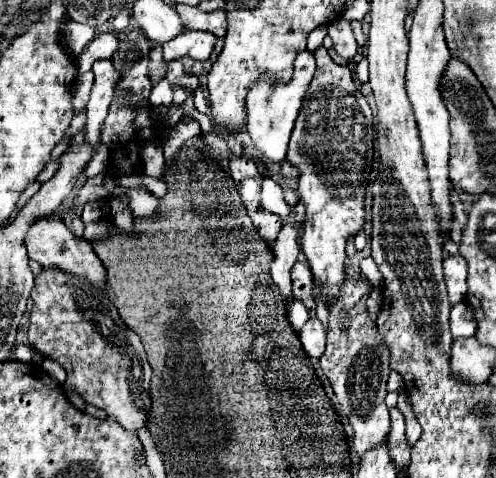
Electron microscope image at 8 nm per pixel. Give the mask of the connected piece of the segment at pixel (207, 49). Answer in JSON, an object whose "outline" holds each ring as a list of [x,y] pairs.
{"outline":[[[197,30],[181,32],[179,38],[171,40],[171,44],[163,46],[163,56],[167,62],[179,60],[183,56],[203,62],[203,60],[209,60],[209,56],[215,48],[215,42],[217,42],[217,38],[211,32],[197,32]]]}

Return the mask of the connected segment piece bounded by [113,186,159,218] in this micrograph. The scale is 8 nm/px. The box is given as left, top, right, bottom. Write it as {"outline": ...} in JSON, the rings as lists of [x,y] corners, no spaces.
{"outline":[[[115,188],[113,196],[119,196],[119,194],[127,194],[129,196],[129,204],[131,204],[131,210],[135,214],[135,218],[141,218],[141,216],[151,216],[151,212],[155,212],[155,208],[159,206],[159,198],[145,192],[145,190],[137,190],[137,188]]]}

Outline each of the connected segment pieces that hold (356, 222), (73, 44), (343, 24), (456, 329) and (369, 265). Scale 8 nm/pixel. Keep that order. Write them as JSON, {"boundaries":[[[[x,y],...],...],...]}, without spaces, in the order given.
{"boundaries":[[[[323,46],[313,54],[317,72],[295,122],[287,162],[301,172],[297,194],[307,206],[301,248],[313,276],[323,286],[323,302],[331,304],[331,298],[339,296],[345,280],[347,238],[363,228],[363,200],[373,162],[373,114],[365,96],[355,86],[349,66],[335,64]]],[[[67,13],[61,21],[60,29],[64,34],[67,46],[73,50],[75,56],[79,56],[85,50],[85,46],[93,40],[93,34],[95,34],[91,26],[83,26],[83,24],[73,22]]],[[[345,18],[341,20],[335,20],[327,26],[329,30],[329,36],[333,38],[333,50],[341,56],[341,58],[347,58],[347,60],[353,60],[353,56],[357,54],[357,40],[355,40],[355,34],[349,26],[349,22]]],[[[459,302],[451,308],[451,334],[453,338],[459,336],[473,336],[477,332],[477,320],[467,302]]],[[[367,256],[367,258],[363,258],[361,260],[361,274],[373,284],[373,286],[381,286],[381,272],[379,272],[379,268],[377,268],[377,264],[373,262],[373,258],[371,256]]]]}

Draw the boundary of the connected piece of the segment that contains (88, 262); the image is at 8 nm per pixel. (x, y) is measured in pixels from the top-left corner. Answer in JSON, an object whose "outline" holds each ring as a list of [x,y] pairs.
{"outline":[[[49,214],[45,218],[39,218],[35,220],[27,234],[25,234],[25,248],[27,248],[27,254],[31,260],[37,260],[43,268],[61,268],[65,272],[73,272],[77,276],[83,276],[83,278],[89,278],[89,282],[95,286],[95,288],[105,288],[105,268],[101,264],[101,260],[97,258],[97,254],[93,252],[93,246],[91,242],[87,240],[79,240],[65,224],[63,220],[57,216],[57,214]]]}

